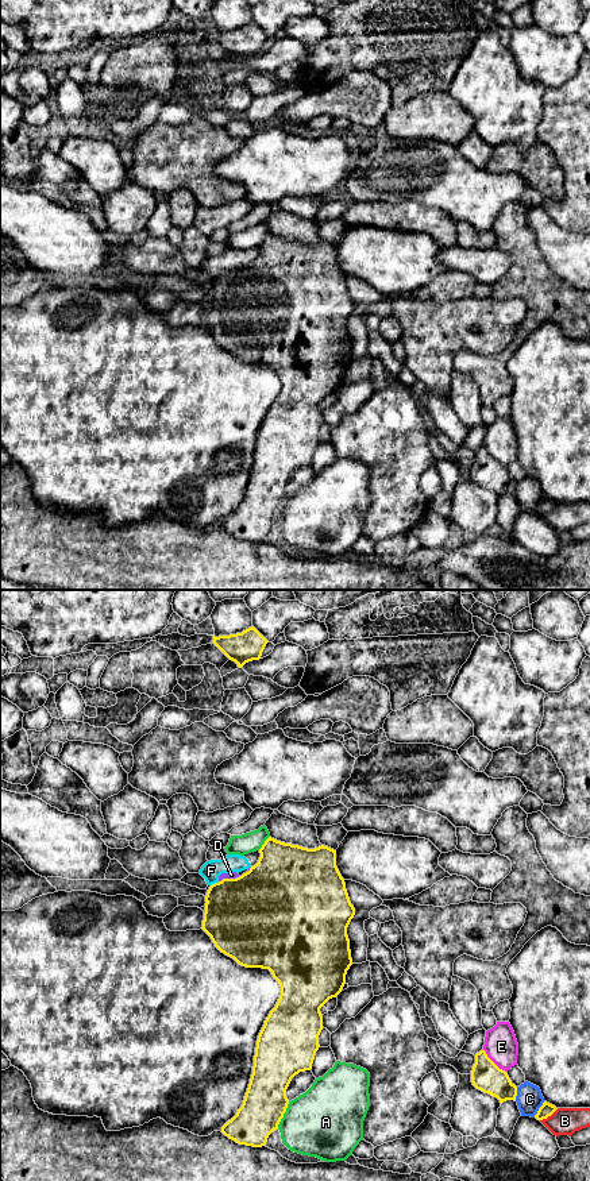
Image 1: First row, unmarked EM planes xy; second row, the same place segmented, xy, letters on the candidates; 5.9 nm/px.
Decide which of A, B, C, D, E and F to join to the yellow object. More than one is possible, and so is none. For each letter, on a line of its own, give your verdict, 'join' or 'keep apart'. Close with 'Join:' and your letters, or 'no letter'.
A: keep apart
B: keep apart
C: keep apart
D: keep apart
E: keep apart
F: keep apart
Join: no letter

